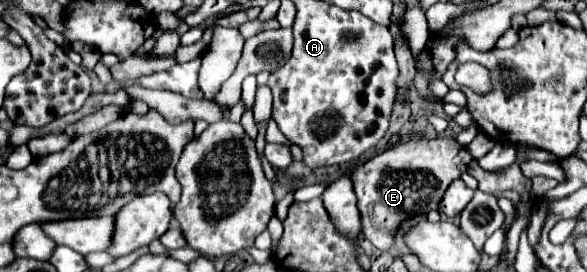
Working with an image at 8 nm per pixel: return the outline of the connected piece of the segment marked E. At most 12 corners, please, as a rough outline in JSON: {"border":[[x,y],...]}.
{"border":[[450,137],[404,141],[350,173],[362,231],[388,249],[468,171],[486,193],[531,191],[482,171]]}

